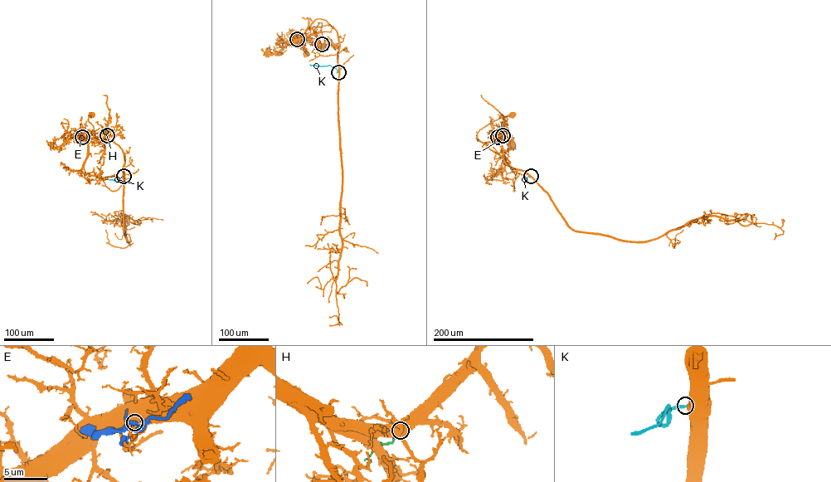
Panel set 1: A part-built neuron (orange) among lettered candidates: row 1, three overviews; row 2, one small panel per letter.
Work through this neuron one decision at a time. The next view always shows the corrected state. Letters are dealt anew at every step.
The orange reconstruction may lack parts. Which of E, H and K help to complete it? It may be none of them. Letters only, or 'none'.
K

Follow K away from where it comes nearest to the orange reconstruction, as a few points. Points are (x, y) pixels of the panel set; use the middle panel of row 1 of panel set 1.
K: (338, 72), (330, 65), (310, 65)

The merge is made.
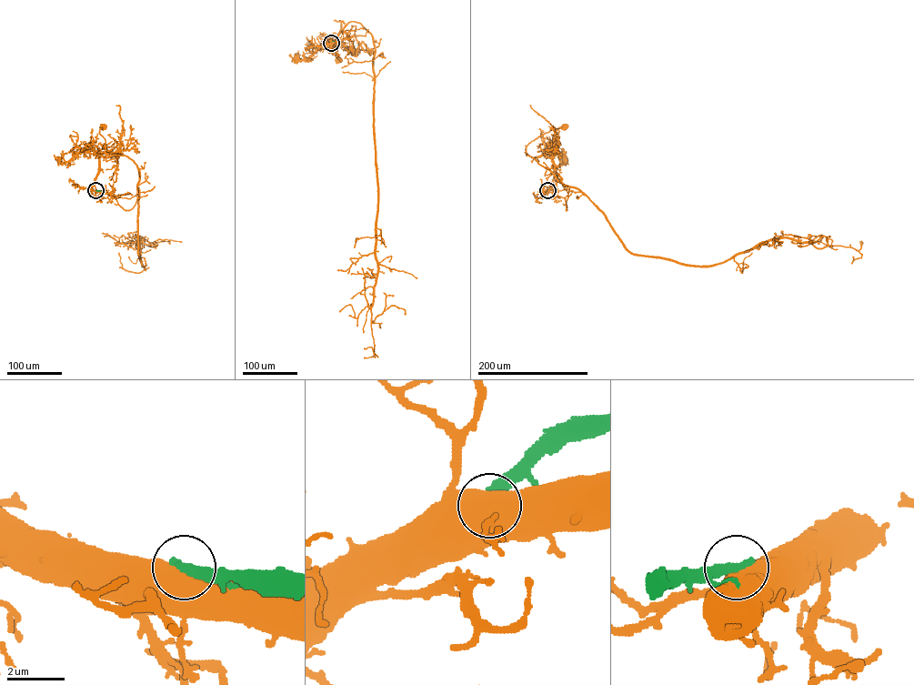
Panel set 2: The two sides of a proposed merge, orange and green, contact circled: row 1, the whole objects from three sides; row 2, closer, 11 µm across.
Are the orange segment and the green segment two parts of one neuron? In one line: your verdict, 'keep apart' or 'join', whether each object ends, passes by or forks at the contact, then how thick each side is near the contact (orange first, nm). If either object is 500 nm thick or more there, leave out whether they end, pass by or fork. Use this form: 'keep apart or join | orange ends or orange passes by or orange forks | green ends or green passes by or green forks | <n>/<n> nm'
keep apart | 1200/440 nm

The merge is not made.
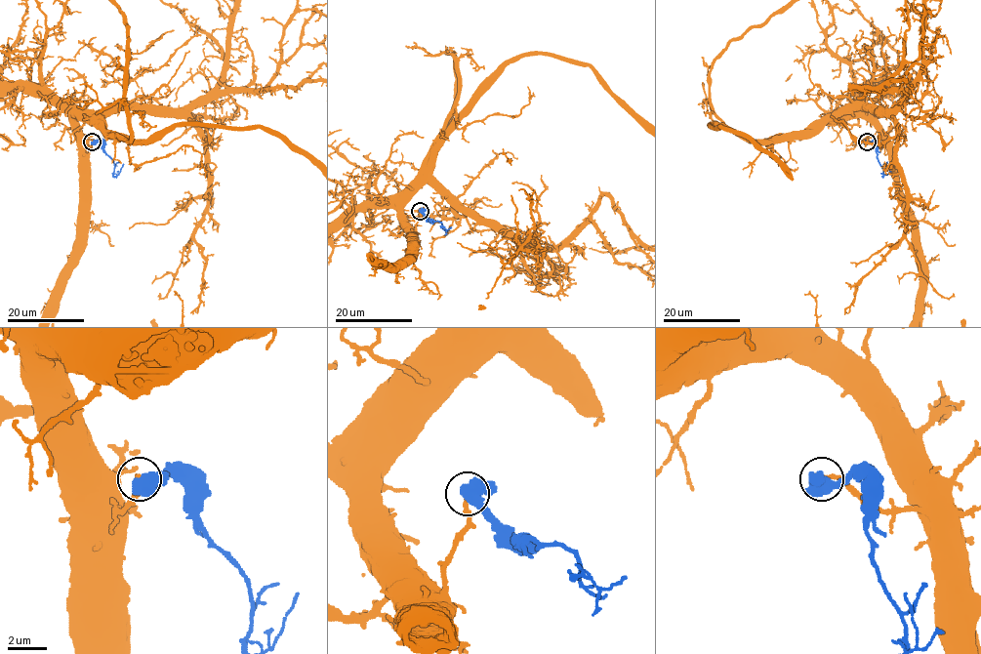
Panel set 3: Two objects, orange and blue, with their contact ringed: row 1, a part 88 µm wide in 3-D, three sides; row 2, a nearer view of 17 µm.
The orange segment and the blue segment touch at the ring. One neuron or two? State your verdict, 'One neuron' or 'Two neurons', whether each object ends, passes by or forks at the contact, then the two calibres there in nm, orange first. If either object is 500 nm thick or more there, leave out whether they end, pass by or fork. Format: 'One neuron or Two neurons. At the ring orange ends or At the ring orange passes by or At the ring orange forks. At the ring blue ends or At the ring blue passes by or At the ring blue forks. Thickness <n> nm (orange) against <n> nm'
Two neurons. At the ring orange ends. At the ring blue forks. Thickness 190 nm (orange) against 480 nm

